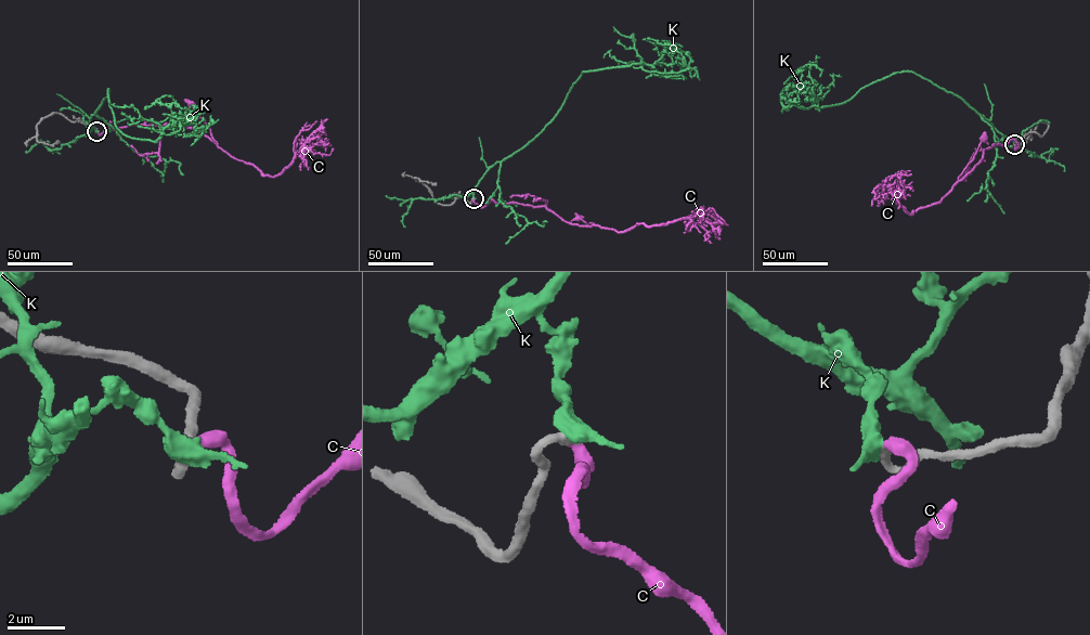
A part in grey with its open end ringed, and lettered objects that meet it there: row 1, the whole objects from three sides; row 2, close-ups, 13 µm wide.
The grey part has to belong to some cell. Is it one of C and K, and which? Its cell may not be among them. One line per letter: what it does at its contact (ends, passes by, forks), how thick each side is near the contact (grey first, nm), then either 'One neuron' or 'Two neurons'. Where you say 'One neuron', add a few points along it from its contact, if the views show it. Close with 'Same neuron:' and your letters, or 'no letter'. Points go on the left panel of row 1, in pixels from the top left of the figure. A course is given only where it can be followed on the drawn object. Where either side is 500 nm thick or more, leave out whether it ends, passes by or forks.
C: It ends there. Thickness 320 nm (grey) against 440 nm. One neuron. Its course: (96, 131), (100, 134), (109, 121), (113, 130), (132, 124), (180, 125), (200, 131), (217, 146), (190, 103)
K: Thickness 360 nm (grey) against 550 nm. Two neurons
Same neuron: C

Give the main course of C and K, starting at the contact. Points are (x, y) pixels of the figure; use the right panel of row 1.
C: (1014, 144), (1015, 150), (1011, 139), (1006, 146), (982, 151), (981, 160), (958, 180), (984, 138)
K: (1014, 144), (963, 100), (911, 72), (818, 108), (807, 87), (788, 86), (781, 93), (792, 82)

